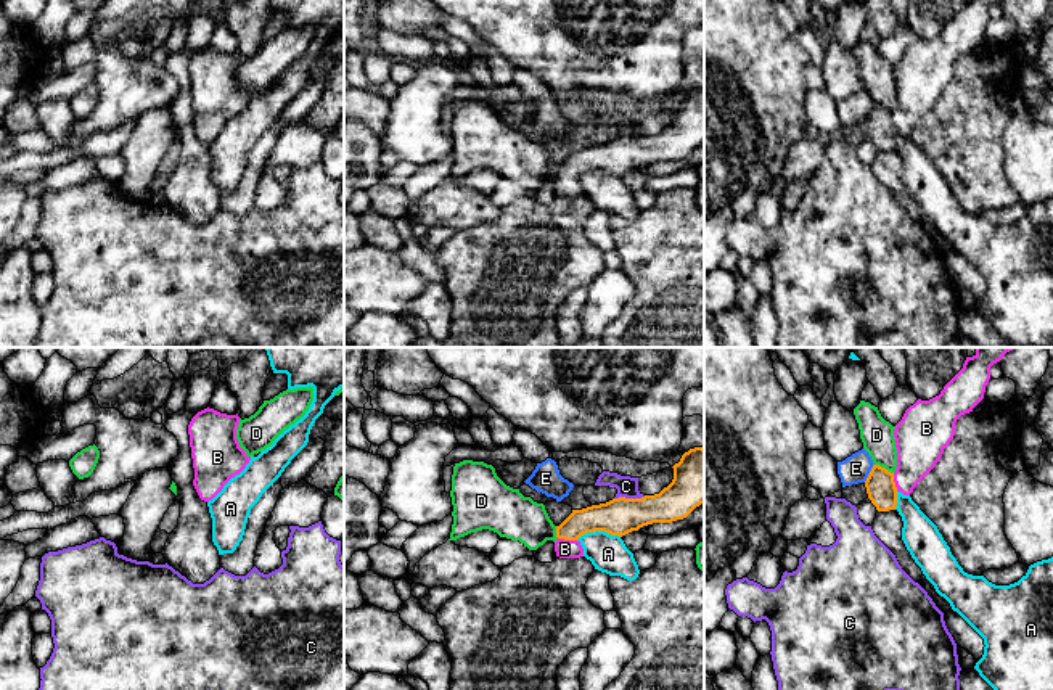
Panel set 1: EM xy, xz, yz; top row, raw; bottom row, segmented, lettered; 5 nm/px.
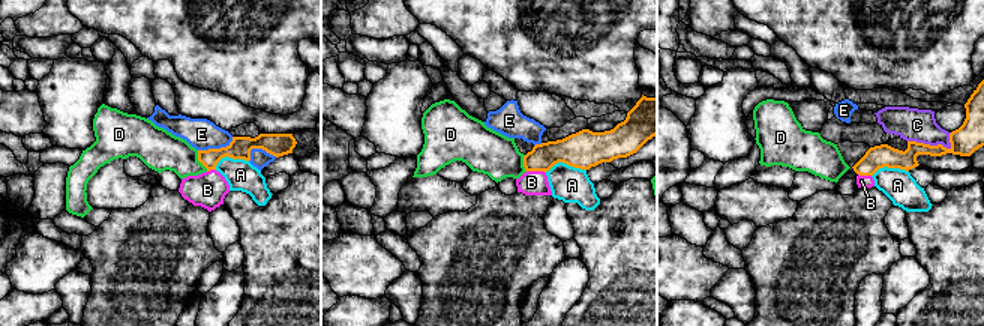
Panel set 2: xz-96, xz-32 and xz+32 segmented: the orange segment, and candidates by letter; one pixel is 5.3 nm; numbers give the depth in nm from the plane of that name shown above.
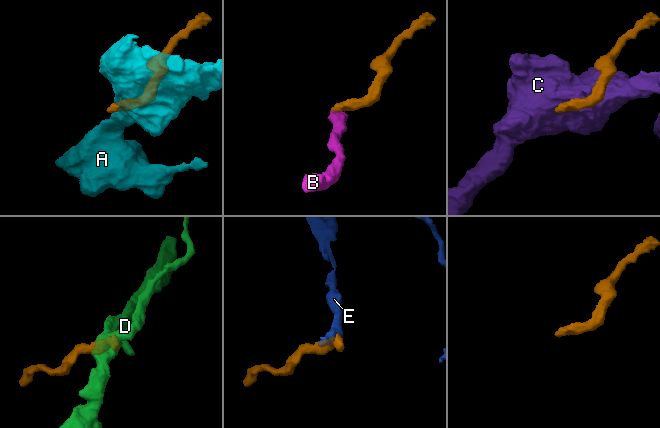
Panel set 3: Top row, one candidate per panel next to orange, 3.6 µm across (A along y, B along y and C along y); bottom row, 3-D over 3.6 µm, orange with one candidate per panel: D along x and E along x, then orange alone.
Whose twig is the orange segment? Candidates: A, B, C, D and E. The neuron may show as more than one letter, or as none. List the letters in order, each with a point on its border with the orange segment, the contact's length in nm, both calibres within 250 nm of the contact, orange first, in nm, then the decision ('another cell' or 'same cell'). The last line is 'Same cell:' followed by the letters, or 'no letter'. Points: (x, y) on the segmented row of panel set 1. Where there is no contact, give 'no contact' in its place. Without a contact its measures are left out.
A: meets orange in xz at (597, 529); contact 220 nm long; 190 nm thick on the orange side, 190 nm on the other; another cell
B: meets orange in xz at (568, 539); contact 100 nm long; 160 nm thick on the orange side, 100 nm on the other; same cell
C: meets orange in xz at (629, 499); contact 160 nm long; 190 nm thick on the orange side, 100 nm on the other; another cell
D: meets orange in yz at (885, 468); contact 110 nm long; 150 nm thick on the orange side, 160 nm on the other; another cell
E: meets orange in yz at (870, 473); contact 110 nm long; 150 nm thick on the orange side, 140 nm on the other; another cell
Same cell: B

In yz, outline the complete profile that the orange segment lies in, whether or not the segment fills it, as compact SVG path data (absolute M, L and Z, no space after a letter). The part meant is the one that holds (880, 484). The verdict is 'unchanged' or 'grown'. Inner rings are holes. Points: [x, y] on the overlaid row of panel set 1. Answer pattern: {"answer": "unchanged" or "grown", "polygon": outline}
{"answer": "grown", "polygon": "M974 347L976 354L966 357L963 368L944 386L939 396L910 405L902 420L895 425L894 439L897 449L897 468L894 473L879 465L873 465L867 481L867 494L878 511L895 510L897 494L910 495L916 484L936 466L944 449L955 436L957 420L973 412L984 399L985 386L990 380L990 367L1014 347Z"}

